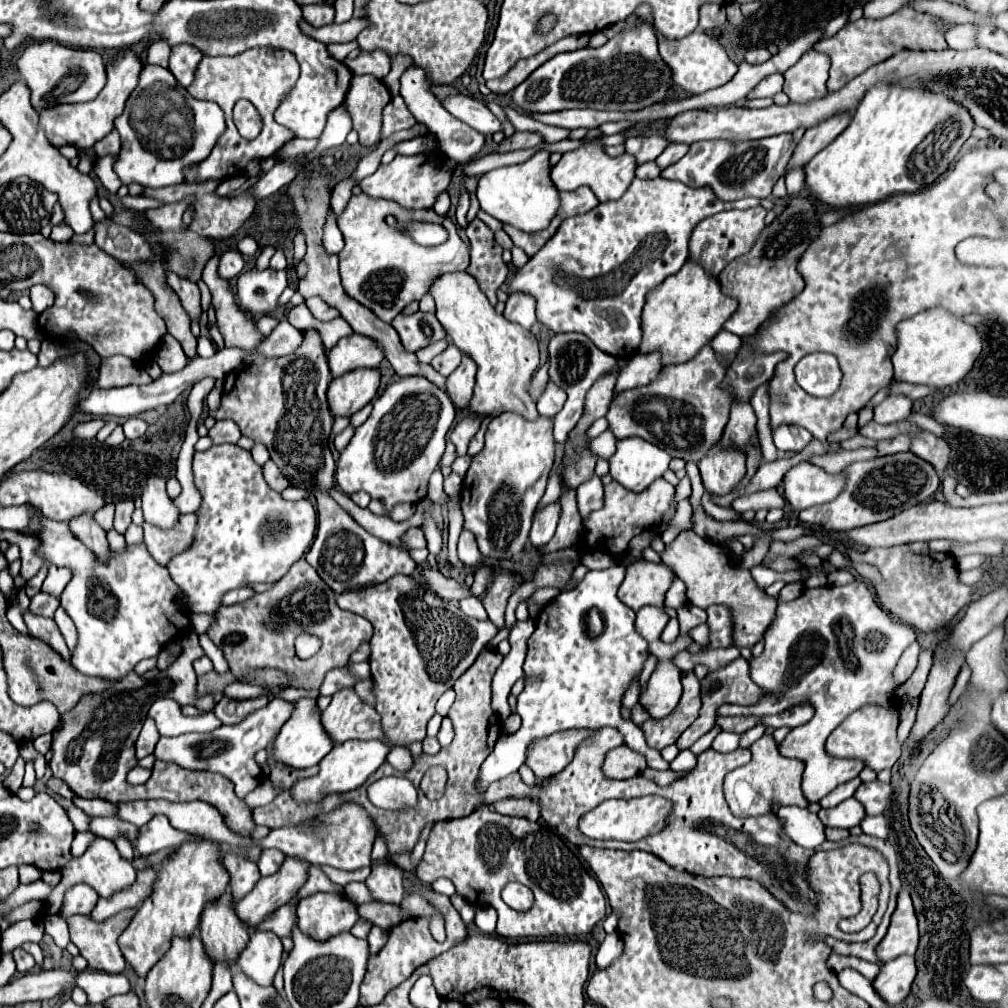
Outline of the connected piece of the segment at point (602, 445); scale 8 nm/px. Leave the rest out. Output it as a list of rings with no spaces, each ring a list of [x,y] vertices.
[[[605,430],[601,436],[597,436],[597,438],[591,442],[591,452],[593,452],[597,458],[609,460],[609,458],[613,456],[613,452],[615,452],[615,444],[617,444],[615,436],[613,436],[609,430]]]

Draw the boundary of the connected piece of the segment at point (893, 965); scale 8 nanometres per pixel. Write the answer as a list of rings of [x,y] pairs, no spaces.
[[[899,956],[881,966],[879,976],[873,980],[873,988],[881,994],[881,998],[887,1004],[895,1006],[907,998],[915,976],[917,976],[915,958]]]

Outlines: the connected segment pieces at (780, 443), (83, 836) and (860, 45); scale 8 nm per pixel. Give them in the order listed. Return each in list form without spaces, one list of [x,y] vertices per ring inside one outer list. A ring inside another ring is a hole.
[[[779,426],[773,430],[773,442],[781,452],[787,452],[787,450],[801,452],[811,438],[813,436],[805,432],[805,428],[797,428],[797,426]]]
[[[90,831],[77,832],[71,845],[71,852],[74,857],[81,856],[89,847],[91,842],[95,840],[97,836]]]
[[[903,4],[897,12],[884,18],[867,19],[860,18],[855,22],[849,22],[843,26],[835,36],[821,40],[815,50],[825,52],[831,56],[831,70],[827,88],[829,90],[841,90],[849,80],[857,78],[861,72],[871,68],[877,62],[887,60],[889,56],[897,54],[903,48],[915,48],[915,50],[945,50],[945,28],[953,28],[951,22],[937,18],[933,14],[925,14],[915,10],[911,4]]]

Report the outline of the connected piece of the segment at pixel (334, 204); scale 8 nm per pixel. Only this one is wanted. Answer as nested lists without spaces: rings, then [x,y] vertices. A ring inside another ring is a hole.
[[[341,180],[335,190],[333,190],[333,198],[331,198],[331,208],[333,208],[333,214],[339,218],[339,214],[345,210],[345,204],[349,202],[351,198],[351,188],[355,186],[353,180]]]

